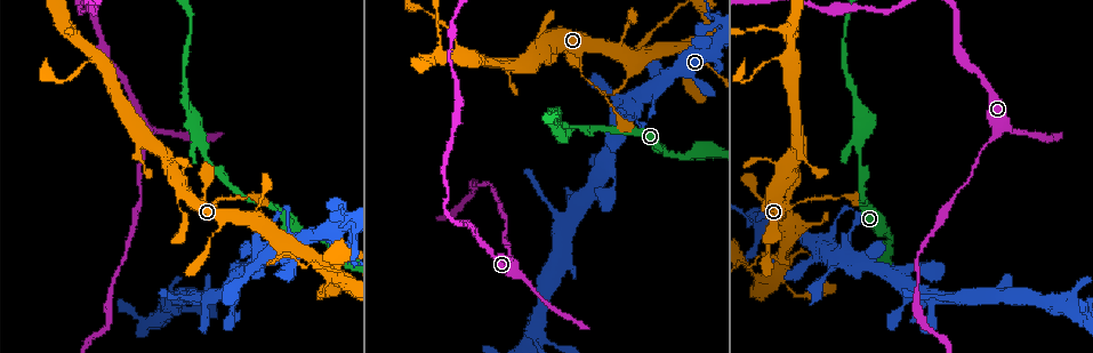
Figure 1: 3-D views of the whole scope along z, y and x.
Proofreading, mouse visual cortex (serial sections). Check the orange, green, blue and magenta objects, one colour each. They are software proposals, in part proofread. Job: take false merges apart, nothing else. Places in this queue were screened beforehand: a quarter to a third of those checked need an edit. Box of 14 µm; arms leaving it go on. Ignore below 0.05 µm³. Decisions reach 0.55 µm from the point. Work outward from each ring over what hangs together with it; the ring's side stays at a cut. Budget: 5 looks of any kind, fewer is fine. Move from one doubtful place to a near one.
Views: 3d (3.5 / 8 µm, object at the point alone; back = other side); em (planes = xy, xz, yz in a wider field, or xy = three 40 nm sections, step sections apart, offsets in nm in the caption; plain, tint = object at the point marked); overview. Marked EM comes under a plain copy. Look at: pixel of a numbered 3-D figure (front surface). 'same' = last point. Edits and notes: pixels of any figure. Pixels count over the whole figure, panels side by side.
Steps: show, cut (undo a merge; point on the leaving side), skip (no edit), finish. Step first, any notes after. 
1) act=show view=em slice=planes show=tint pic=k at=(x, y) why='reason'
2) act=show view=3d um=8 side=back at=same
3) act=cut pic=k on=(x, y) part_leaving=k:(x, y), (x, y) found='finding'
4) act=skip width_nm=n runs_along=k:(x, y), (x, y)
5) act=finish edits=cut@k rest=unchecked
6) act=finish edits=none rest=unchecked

act=show view=3d um=3.5 pic=1 at=(654, 51) why='sudden change in width'

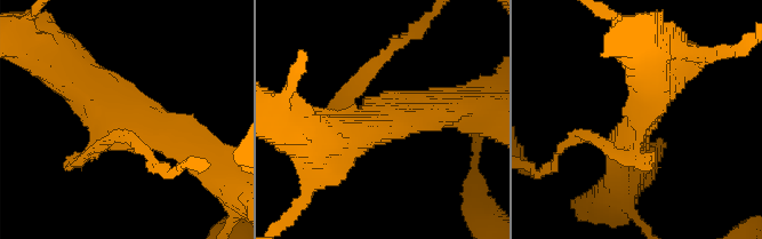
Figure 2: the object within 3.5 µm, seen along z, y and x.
act=show view=em slice=xy step=3 show=tint pic=2 at=(641, 115) why='now the EM'

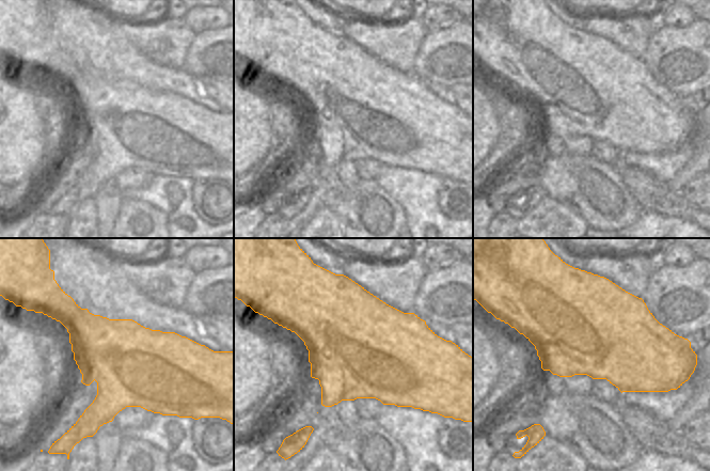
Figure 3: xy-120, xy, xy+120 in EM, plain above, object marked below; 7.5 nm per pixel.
act=cut pic=2 on=(376, 60) part_leaving=2:(360, 92), (367, 71), (423, 22) found='a second cell is stuck on'

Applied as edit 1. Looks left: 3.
act=show view=overview

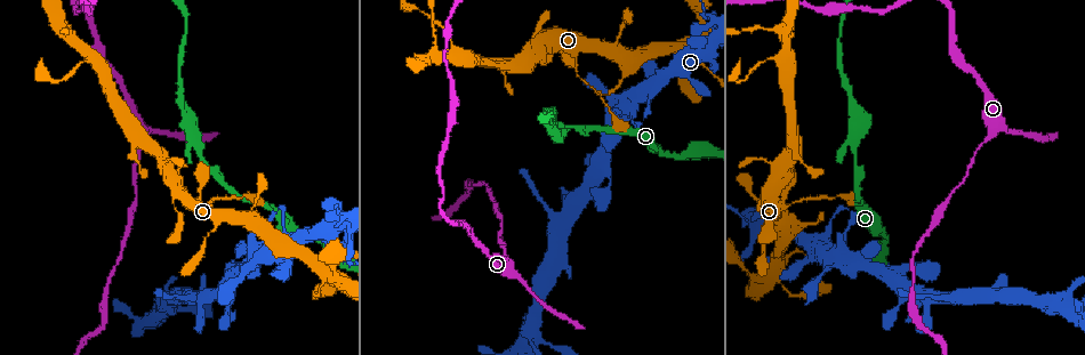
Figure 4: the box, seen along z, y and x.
act=show view=3d um=3.5 pic=4 at=(576, 66) why='thick turns thin'

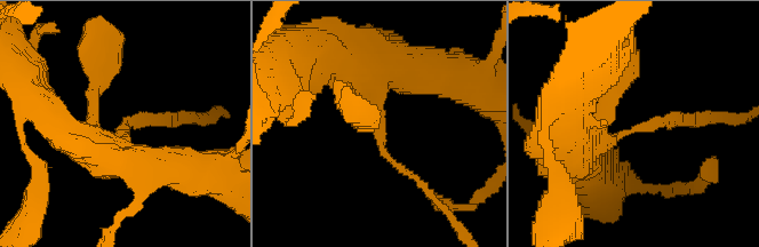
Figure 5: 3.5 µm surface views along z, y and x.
act=show view=em slice=xy step=2 show=tint pic=5 at=(124, 132) arm_widths_nm=100,450 why='need the tissue'

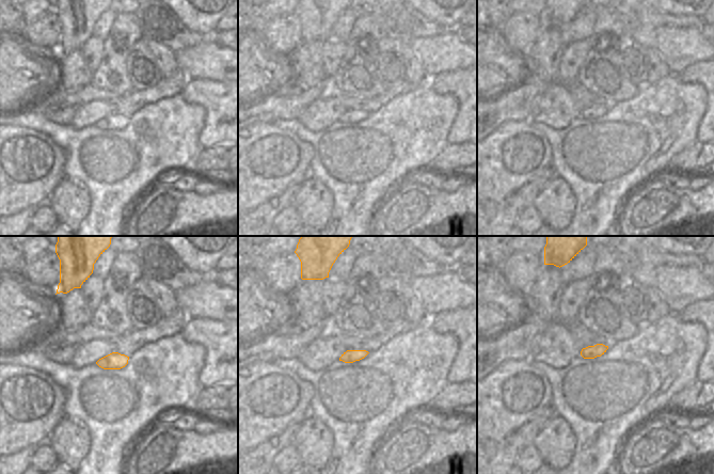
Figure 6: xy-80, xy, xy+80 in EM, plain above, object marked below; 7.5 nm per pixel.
act=skip runs_along=5:(353, 58), (382, 152), (417, 181) found='continuous, no second cell'

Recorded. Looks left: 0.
act=finish edits=cut@2 rest=unchecked

